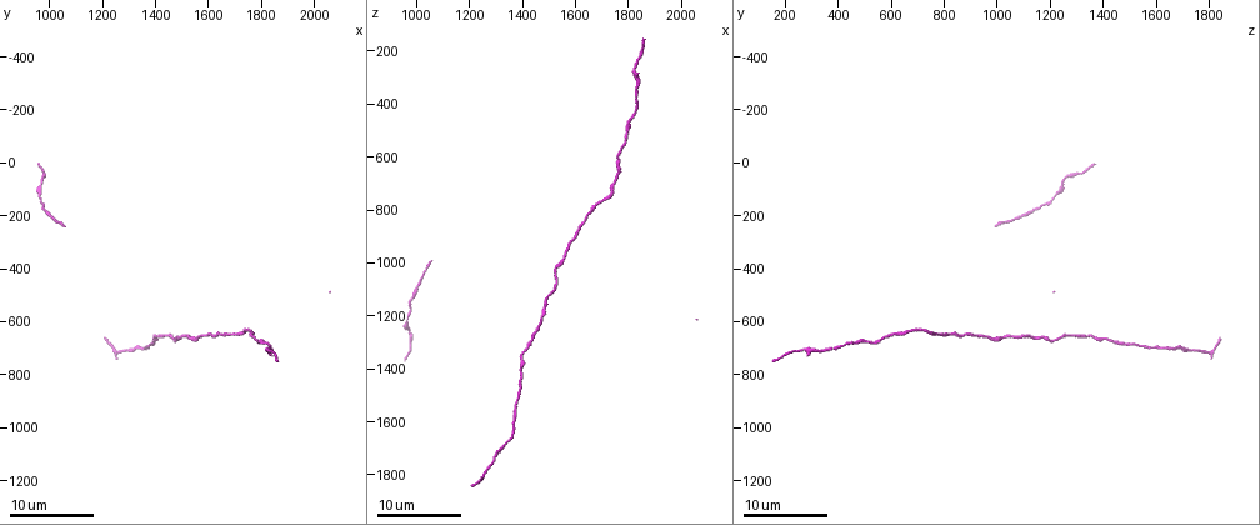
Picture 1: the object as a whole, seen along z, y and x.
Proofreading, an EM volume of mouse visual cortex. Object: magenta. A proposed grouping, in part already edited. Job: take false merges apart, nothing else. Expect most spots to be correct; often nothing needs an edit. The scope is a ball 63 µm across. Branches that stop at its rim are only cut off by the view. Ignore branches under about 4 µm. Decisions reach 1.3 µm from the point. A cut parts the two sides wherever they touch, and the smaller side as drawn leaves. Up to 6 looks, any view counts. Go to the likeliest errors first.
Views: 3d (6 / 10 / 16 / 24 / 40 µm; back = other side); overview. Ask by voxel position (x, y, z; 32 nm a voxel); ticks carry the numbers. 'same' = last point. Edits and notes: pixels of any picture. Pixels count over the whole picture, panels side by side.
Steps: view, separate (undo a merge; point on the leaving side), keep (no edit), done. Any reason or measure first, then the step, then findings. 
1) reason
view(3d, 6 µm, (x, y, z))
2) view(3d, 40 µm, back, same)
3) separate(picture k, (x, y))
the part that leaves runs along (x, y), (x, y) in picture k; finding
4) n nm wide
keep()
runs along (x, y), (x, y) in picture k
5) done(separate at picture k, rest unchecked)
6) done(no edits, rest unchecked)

thick turns thin
view(3d, 16 µm, (1810, 680, 460))

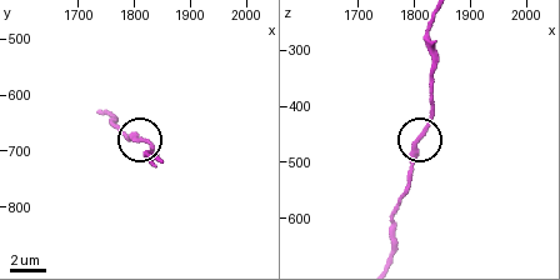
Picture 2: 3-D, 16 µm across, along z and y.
view(3d, 10 µm, (1810, 680, 460))

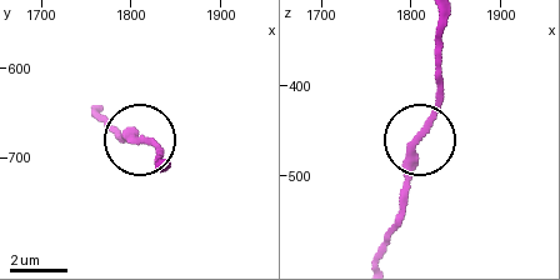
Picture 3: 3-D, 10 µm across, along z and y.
240 nm wide
keep()
runs along (379, 256), (405, 199), (408, 155), (441, 79) in picture 3; all the same neuron

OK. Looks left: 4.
narrows sharply
view(3d, 24 µm, (1650, 640, 820))

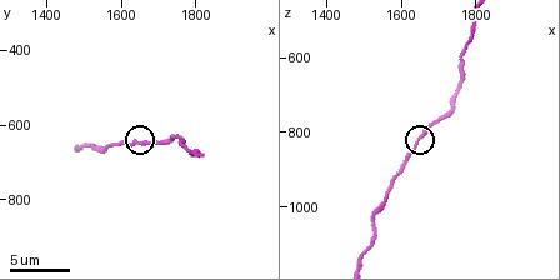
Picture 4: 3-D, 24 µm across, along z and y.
view(3d, 6 µm, (1640, 640, 820))

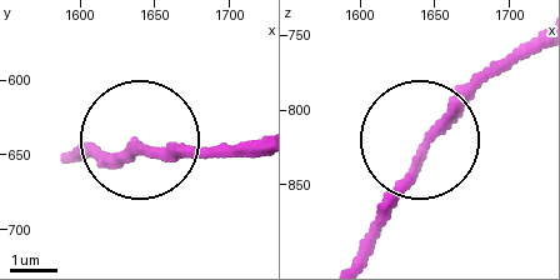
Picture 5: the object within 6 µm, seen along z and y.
220 nm wide
keep()
runs along (71, 159), (246, 151) in picture 5; continuous, no second neuron

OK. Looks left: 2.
sudden change in width
view(3d, 16 µm, (970, 180, 1150))

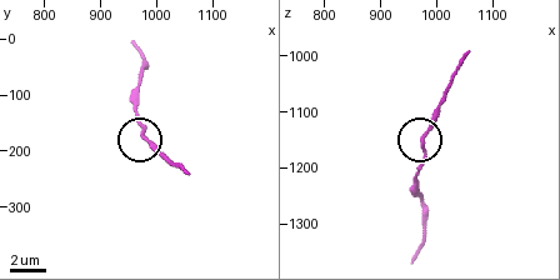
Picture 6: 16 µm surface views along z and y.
zoom in
view(3d, 10 µm, (975, 175, 1150))

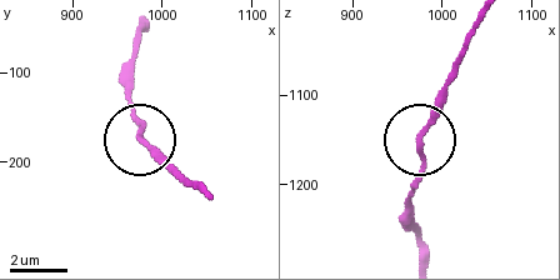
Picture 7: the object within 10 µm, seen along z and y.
keep()
one neuron here

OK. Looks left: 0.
done(no edits, rest unchecked)

